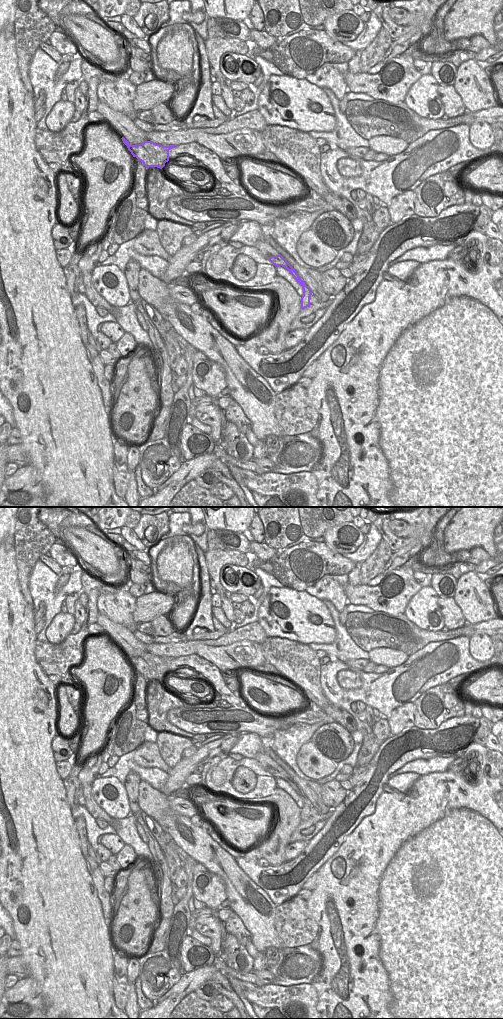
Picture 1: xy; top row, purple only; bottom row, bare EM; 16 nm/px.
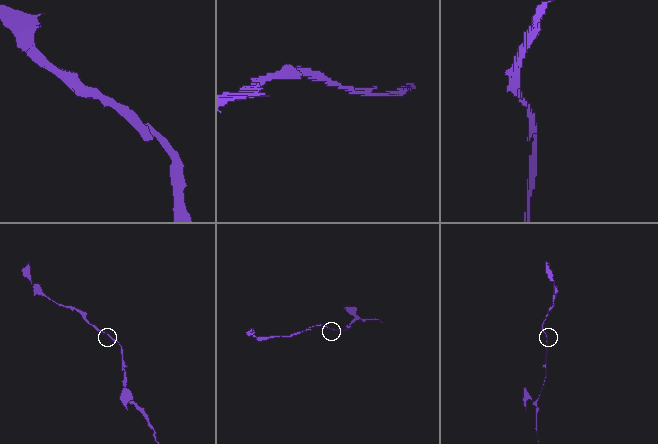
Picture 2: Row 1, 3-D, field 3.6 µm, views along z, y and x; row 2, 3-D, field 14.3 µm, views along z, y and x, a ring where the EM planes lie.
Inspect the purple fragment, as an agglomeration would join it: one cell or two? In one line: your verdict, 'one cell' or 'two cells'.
one cell

